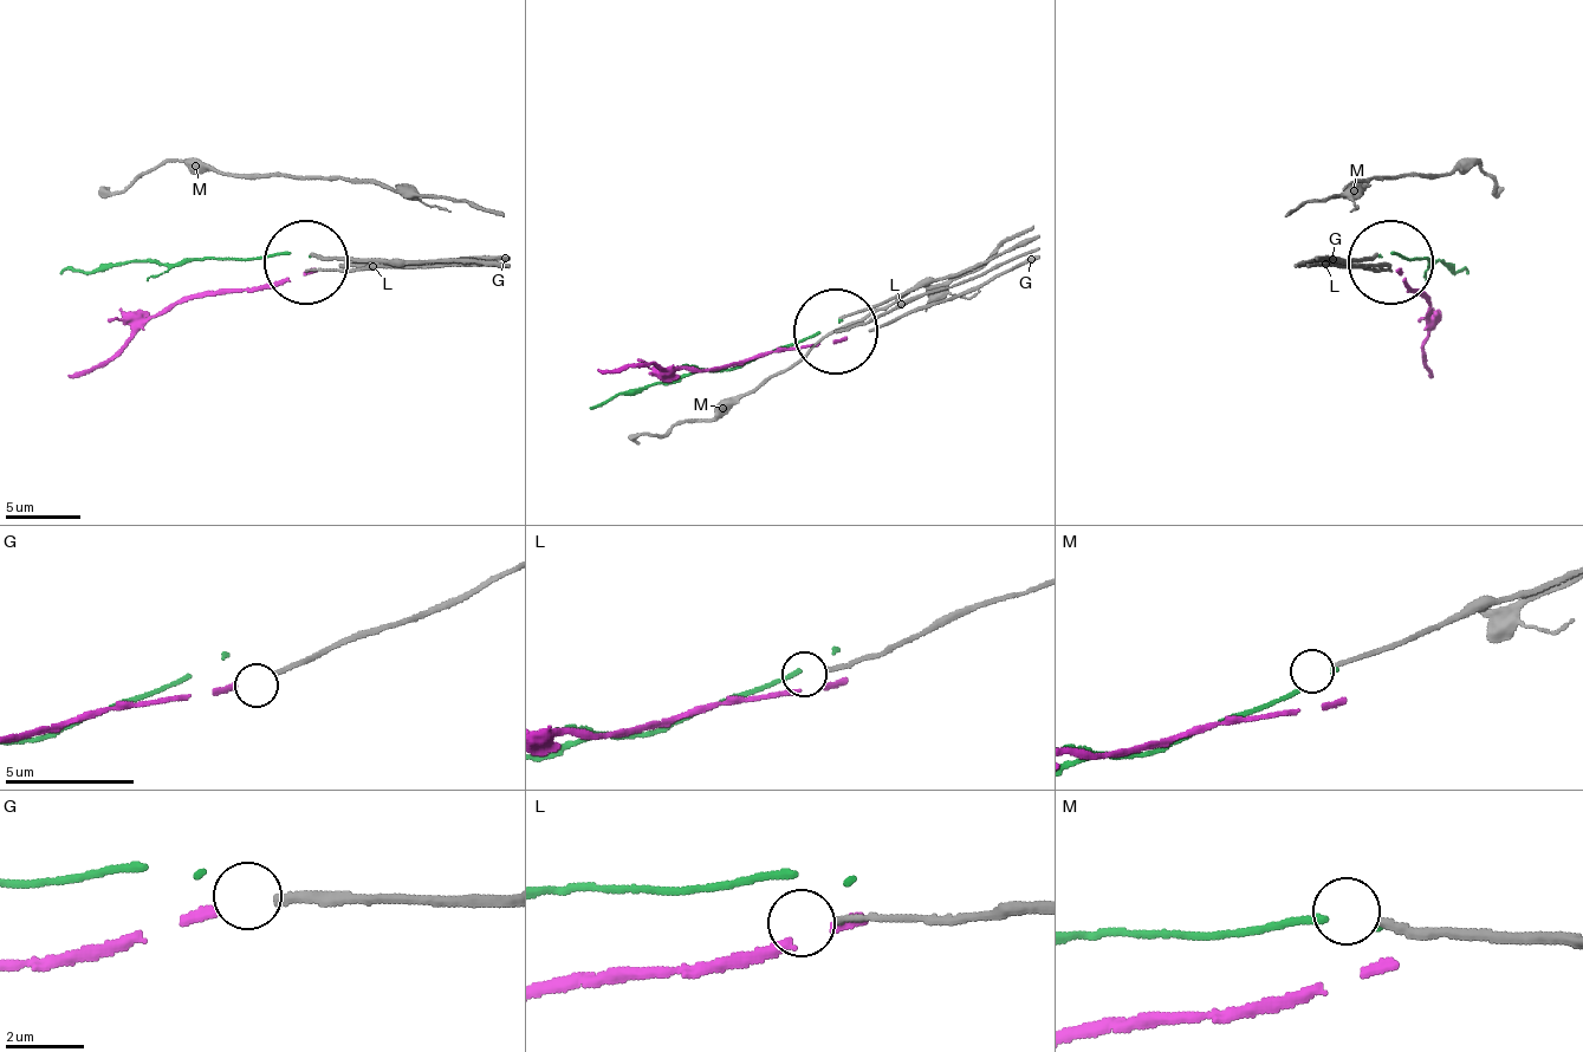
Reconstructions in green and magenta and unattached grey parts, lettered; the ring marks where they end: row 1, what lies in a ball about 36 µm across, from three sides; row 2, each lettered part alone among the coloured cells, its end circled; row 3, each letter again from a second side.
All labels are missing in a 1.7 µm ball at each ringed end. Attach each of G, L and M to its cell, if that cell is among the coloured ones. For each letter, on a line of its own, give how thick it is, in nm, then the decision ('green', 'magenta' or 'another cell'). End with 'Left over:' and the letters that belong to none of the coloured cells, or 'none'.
G: 200 nm thick; magenta
L: 150 nm thick; another cell
M: 170 nm thick; another cell
Left over: L, M

